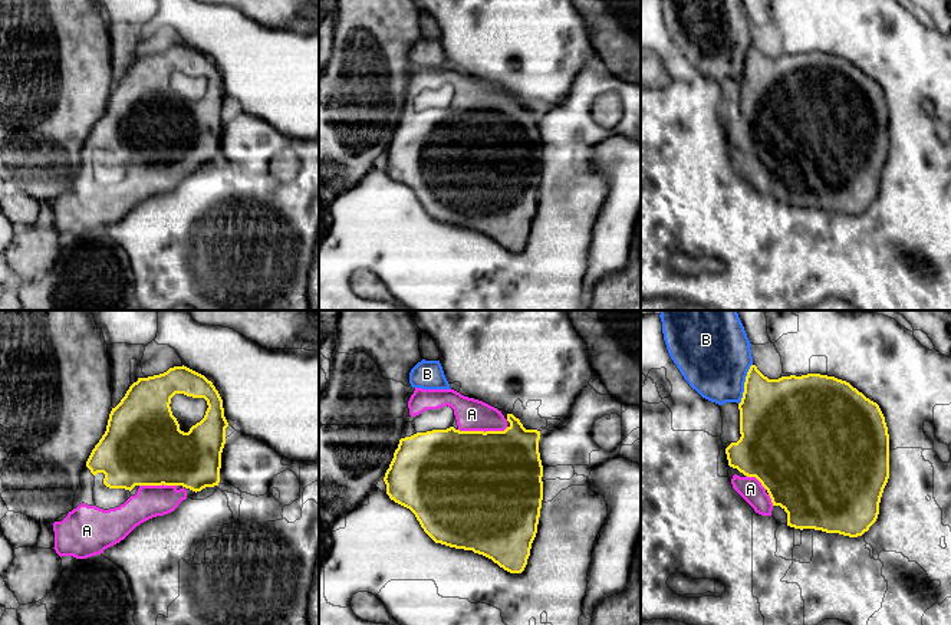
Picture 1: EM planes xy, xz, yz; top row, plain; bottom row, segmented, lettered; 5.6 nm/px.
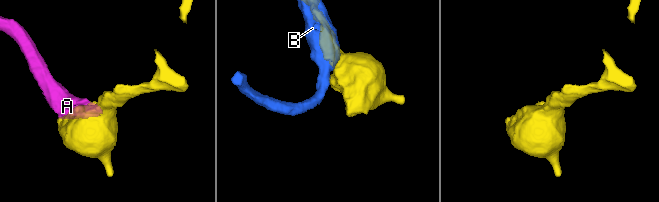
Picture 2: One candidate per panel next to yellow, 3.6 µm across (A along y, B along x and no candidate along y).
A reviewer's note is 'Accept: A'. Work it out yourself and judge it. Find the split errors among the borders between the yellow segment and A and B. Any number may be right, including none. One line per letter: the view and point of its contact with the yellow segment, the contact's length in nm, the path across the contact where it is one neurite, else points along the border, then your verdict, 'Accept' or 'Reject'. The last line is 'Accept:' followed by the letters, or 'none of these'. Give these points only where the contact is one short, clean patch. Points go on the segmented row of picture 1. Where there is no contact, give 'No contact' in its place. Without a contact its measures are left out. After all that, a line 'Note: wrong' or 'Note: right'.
A: Touches yellow at xz (483, 431). Shared border 280 nm. Accept
B: Touches yellow at yz (744, 384). Shared border 240 nm. Reject
Accept: A
Note: right

